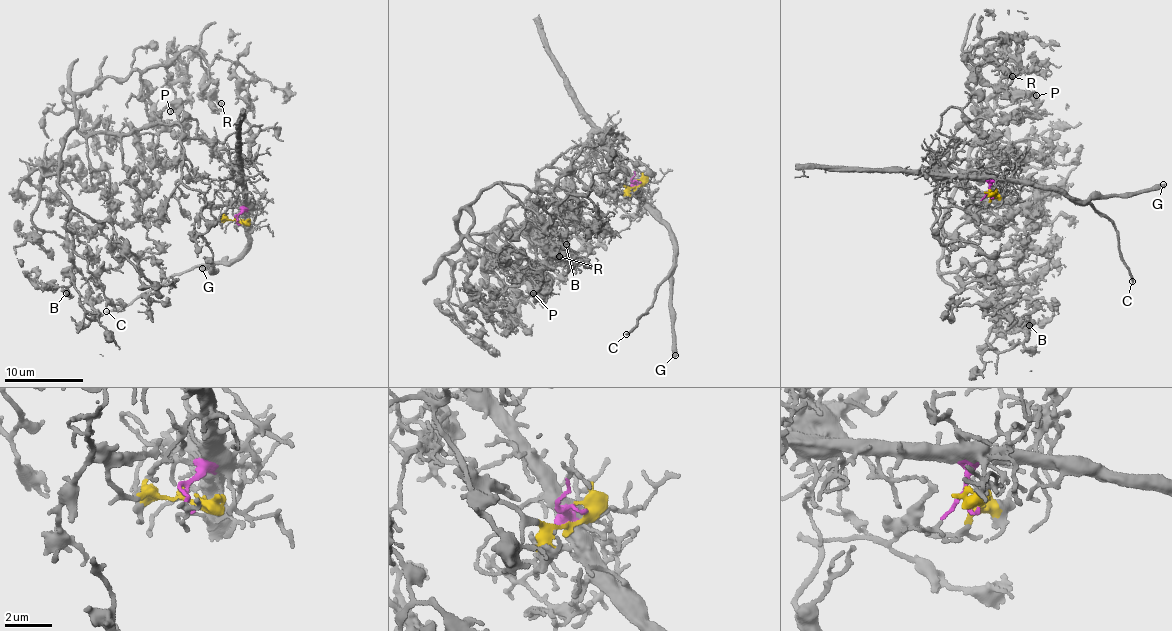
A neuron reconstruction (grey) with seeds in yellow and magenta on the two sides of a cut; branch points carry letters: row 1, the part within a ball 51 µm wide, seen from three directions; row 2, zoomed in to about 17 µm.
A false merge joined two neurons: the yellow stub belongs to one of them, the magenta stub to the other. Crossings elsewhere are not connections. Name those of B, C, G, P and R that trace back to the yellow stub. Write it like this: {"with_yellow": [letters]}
{"with_yellow": ["B", "P", "R"]}

